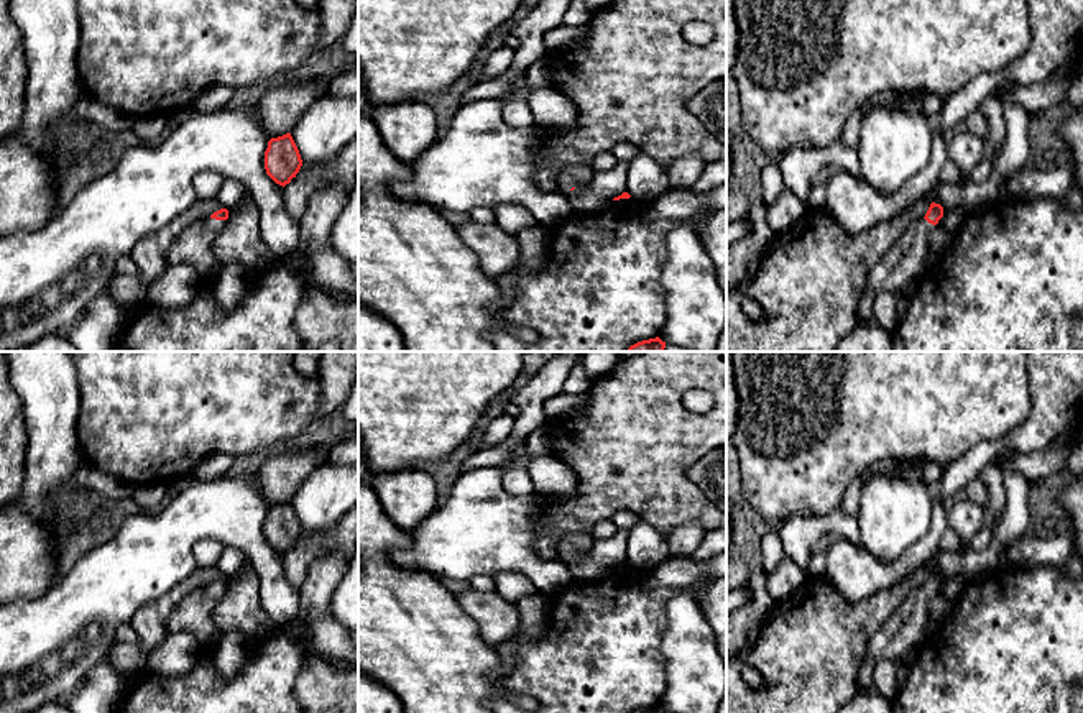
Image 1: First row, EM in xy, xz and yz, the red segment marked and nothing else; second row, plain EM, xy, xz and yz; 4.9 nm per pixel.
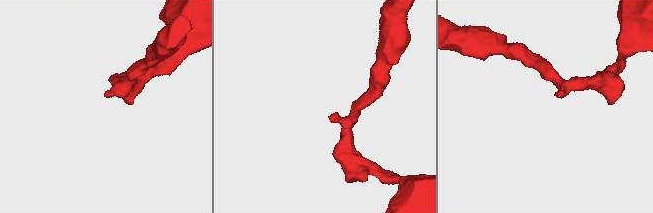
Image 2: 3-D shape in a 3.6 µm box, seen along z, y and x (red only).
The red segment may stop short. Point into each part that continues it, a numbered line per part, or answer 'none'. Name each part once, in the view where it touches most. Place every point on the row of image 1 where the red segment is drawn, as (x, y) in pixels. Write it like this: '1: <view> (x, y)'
1: xy (194, 247)

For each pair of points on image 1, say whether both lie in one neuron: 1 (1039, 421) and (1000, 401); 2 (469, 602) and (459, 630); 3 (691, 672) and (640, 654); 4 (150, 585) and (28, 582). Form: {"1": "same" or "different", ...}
{"1": "different", "2": "different", "3": "different", "4": "different"}

